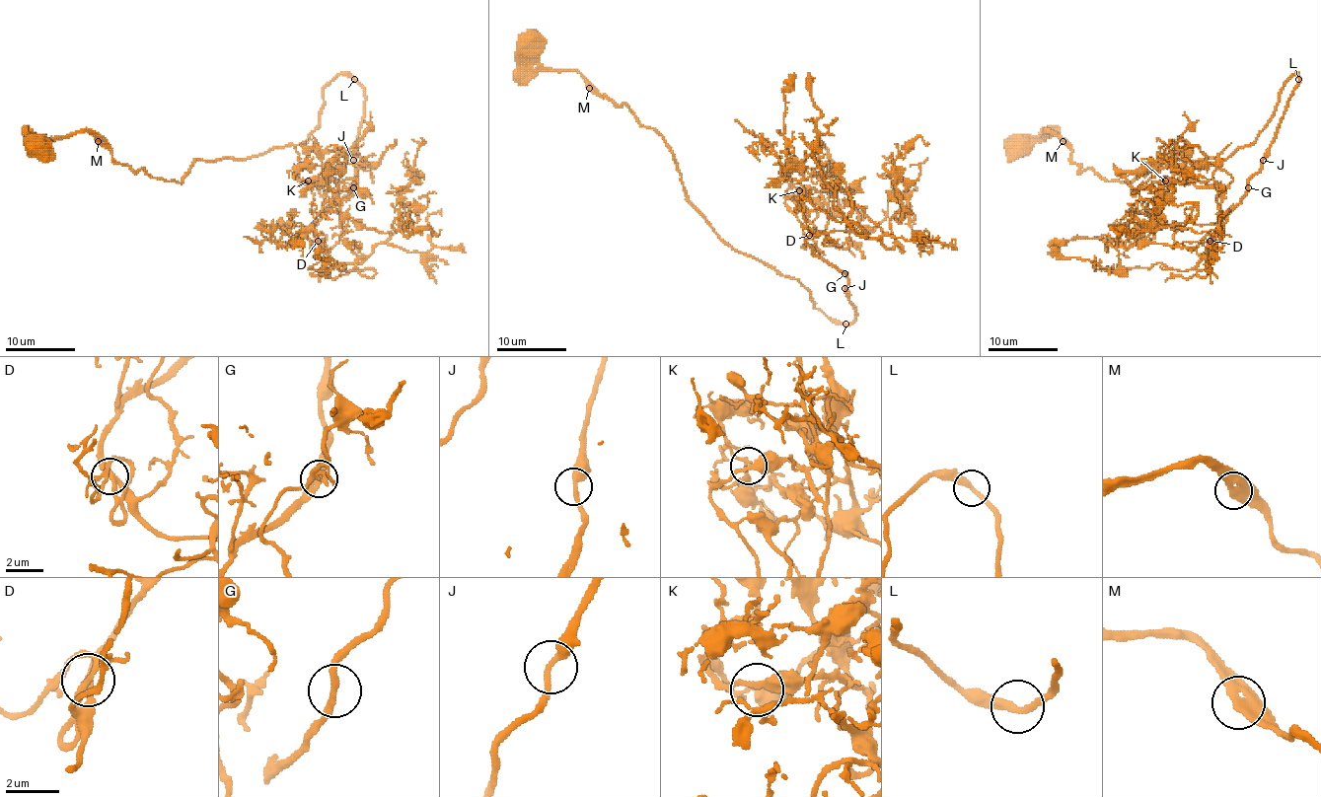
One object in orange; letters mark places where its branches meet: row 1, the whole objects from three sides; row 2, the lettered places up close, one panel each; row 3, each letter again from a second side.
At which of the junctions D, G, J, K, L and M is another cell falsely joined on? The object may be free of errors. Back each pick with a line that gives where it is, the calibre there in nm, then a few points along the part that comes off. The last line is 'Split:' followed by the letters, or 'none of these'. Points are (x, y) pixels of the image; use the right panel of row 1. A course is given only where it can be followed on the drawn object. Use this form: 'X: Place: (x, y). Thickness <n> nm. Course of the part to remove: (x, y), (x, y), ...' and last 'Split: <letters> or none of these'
Split: none of these

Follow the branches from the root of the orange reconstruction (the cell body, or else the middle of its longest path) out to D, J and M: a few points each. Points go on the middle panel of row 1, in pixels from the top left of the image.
D: (531, 43), (545, 67), (579, 73), (662, 137), (687, 199), (721, 239), (849, 324), (847, 277), (809, 236)
J: (531, 43), (545, 67), (579, 73), (662, 137), (687, 199), (721, 239), (849, 324), (844, 288)
M: (531, 43), (534, 39), (539, 46), (539, 62), (545, 67), (575, 71), (589, 88)

